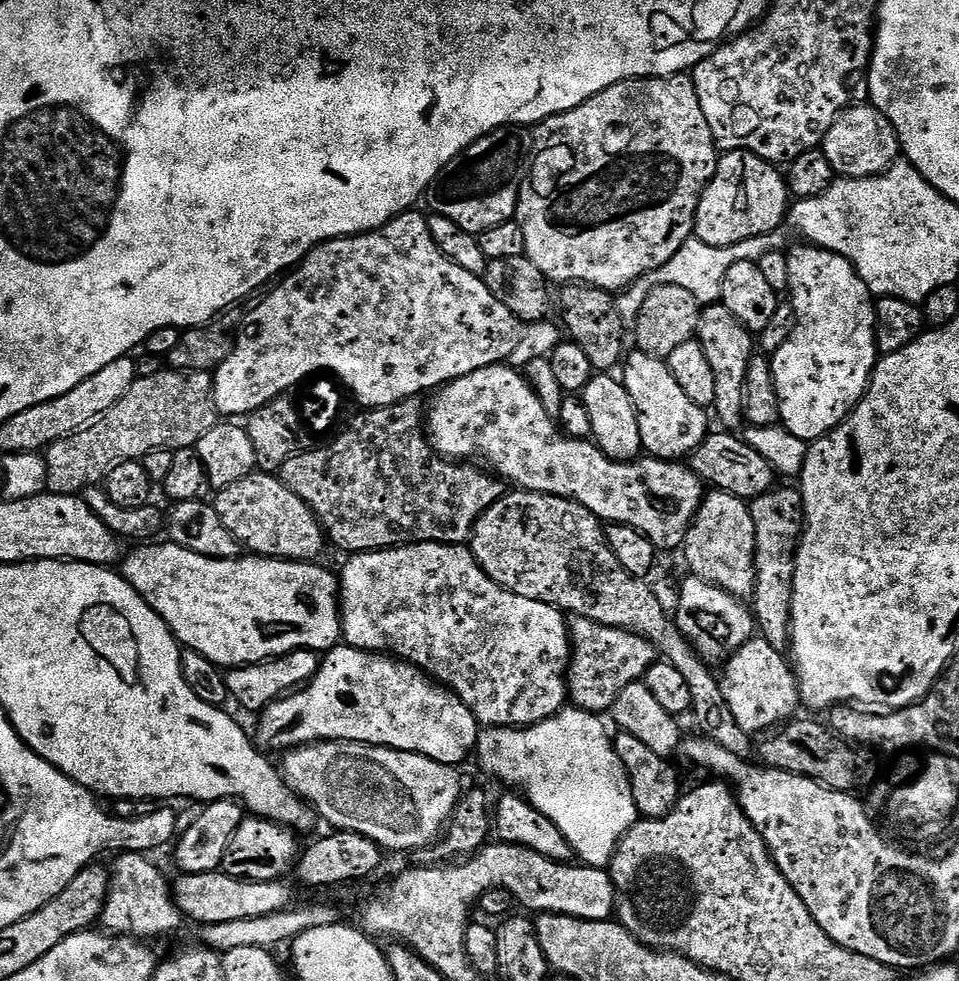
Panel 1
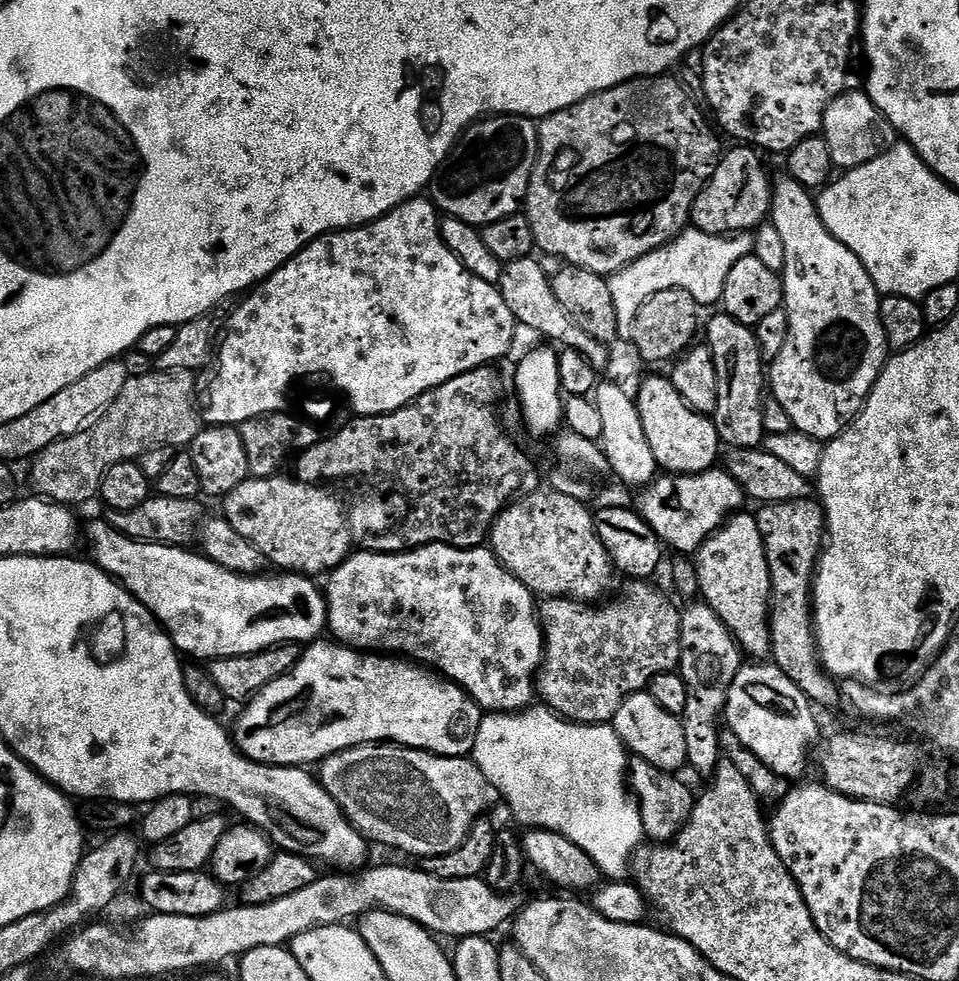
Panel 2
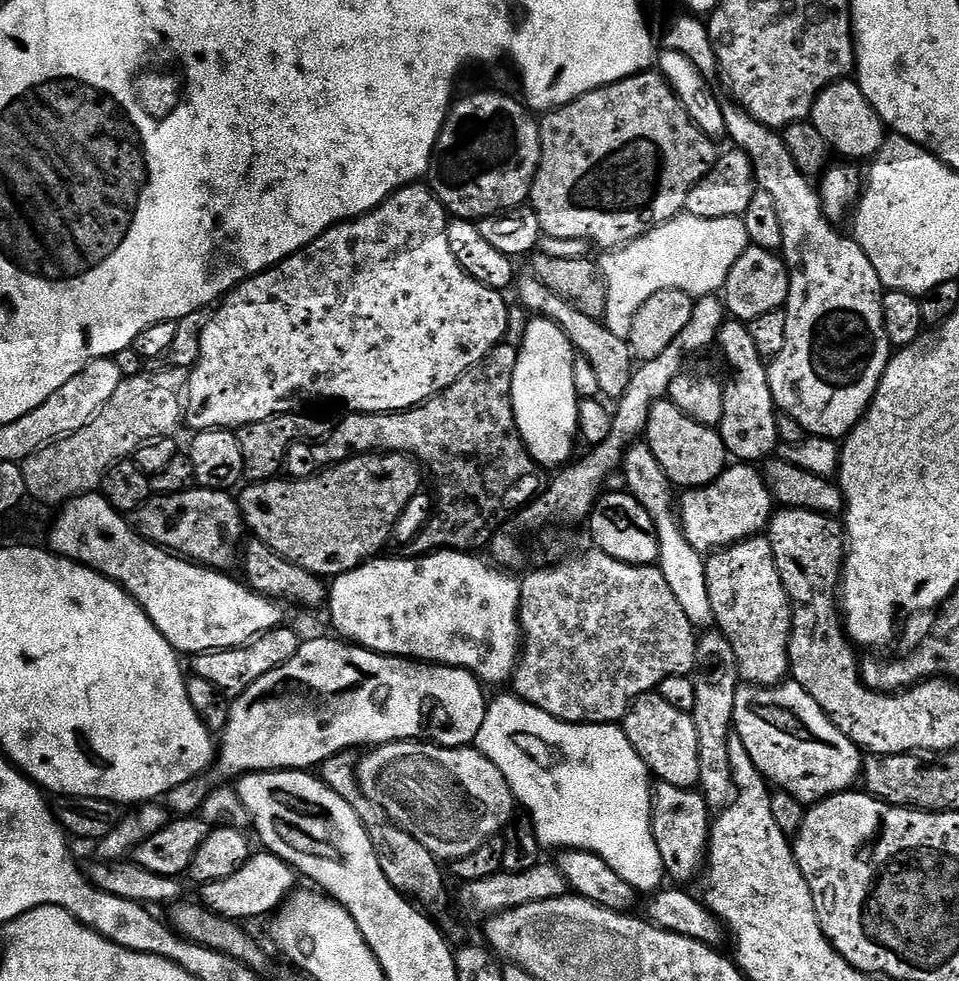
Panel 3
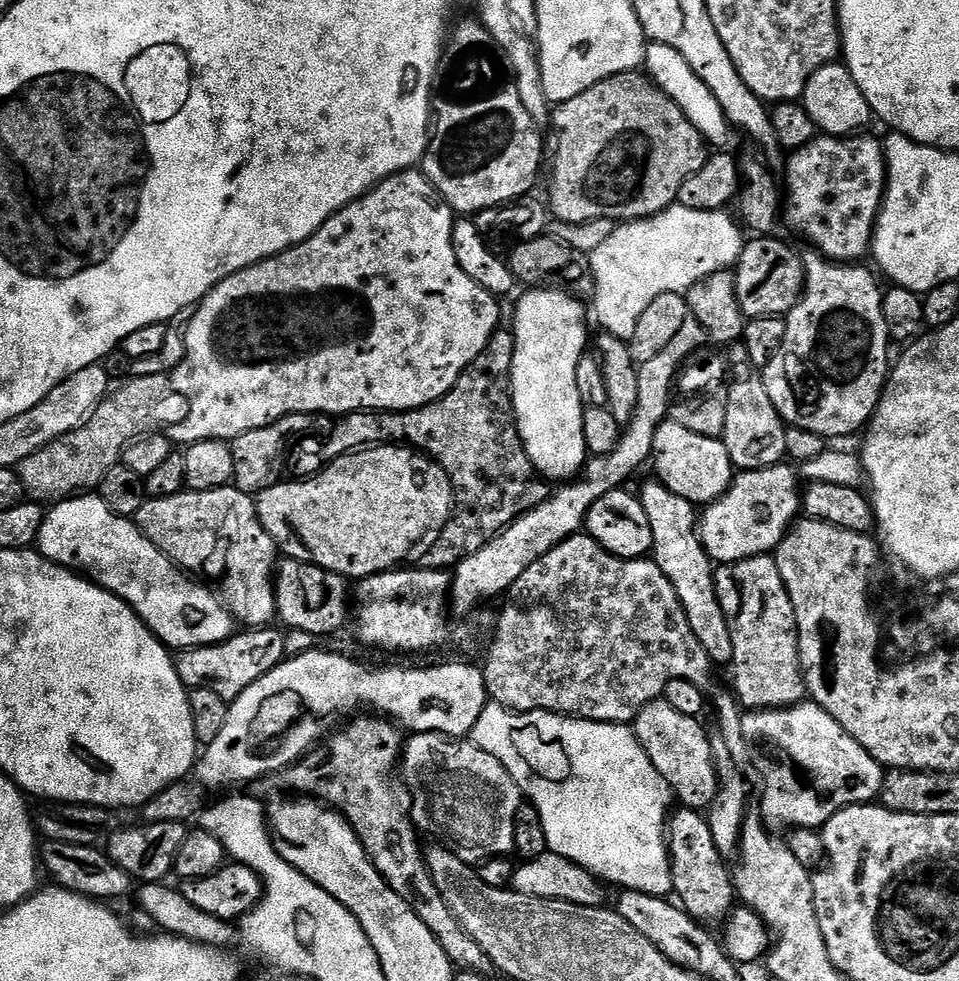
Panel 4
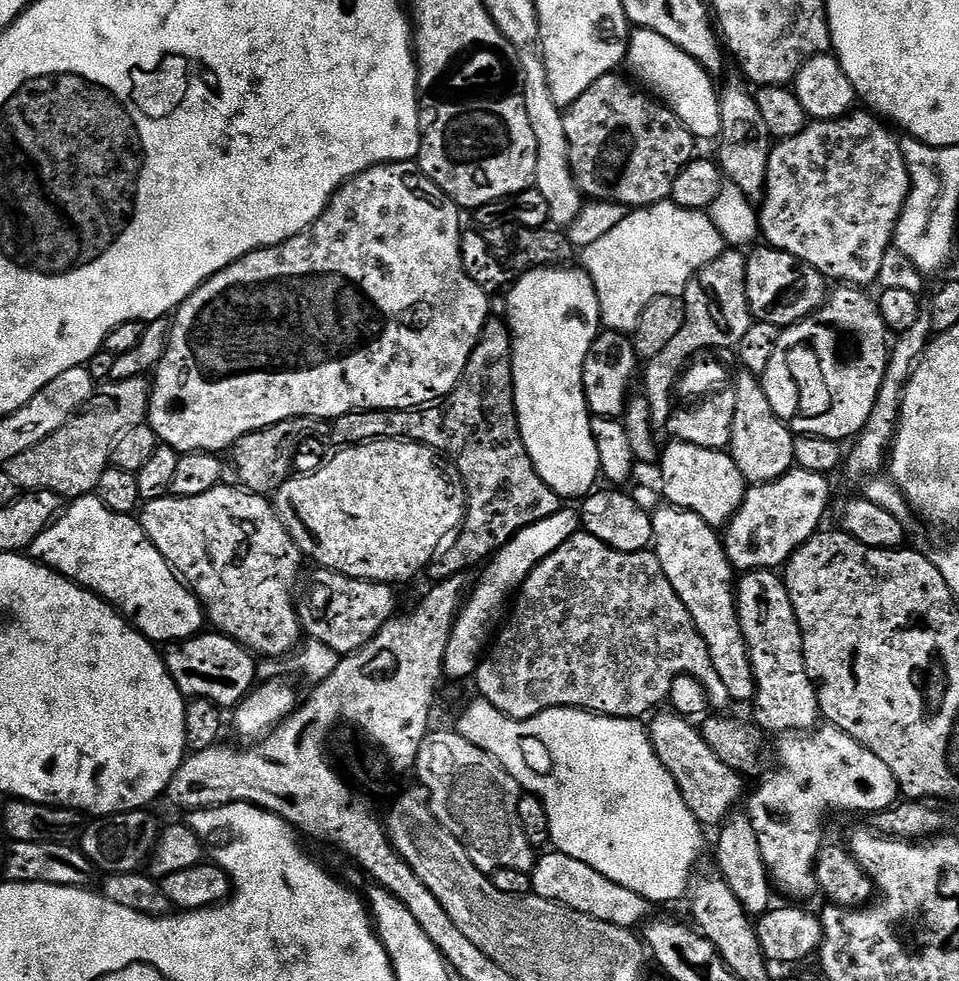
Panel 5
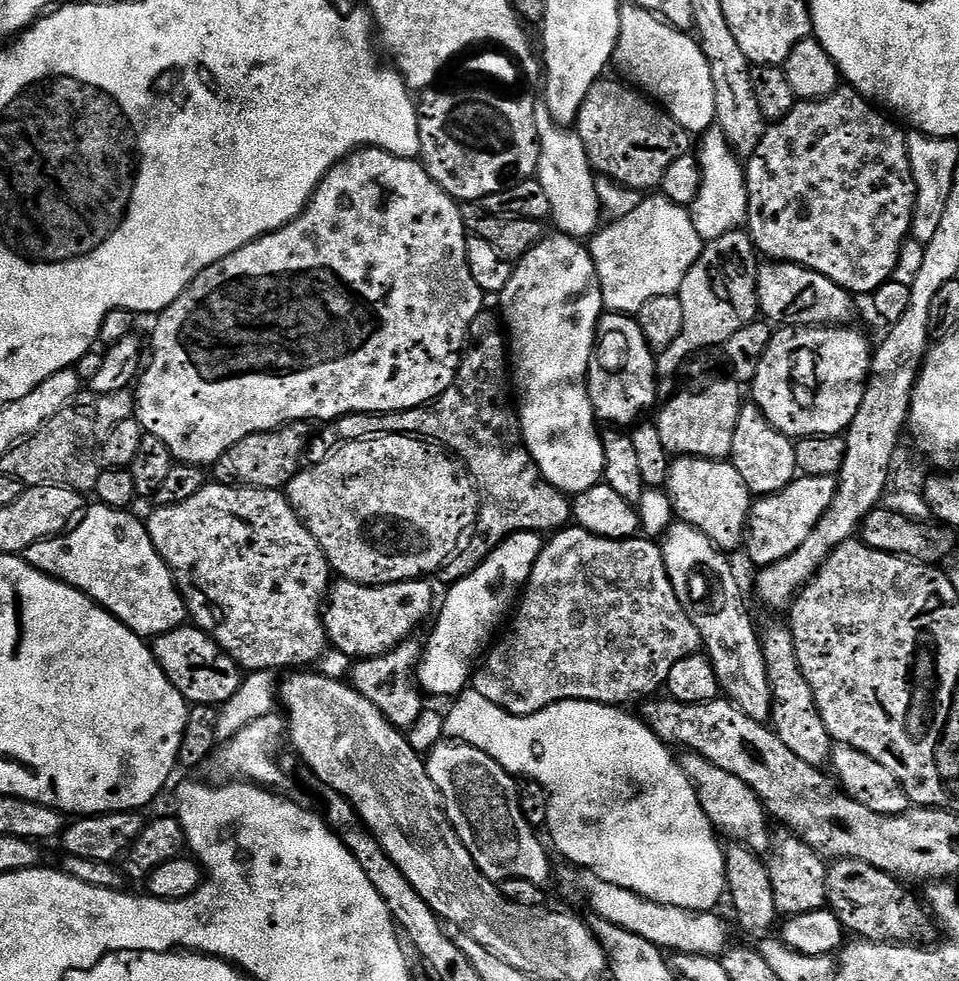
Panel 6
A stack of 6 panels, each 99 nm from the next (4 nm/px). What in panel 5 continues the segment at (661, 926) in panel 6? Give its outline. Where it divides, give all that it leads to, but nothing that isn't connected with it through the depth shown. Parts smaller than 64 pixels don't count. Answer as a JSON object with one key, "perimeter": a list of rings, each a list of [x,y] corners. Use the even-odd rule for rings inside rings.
{"perimeter":[[[549,850],[545,856],[543,853],[537,859],[530,875],[531,895],[546,898],[546,902],[566,906],[578,914],[598,918],[598,922],[610,922],[610,926],[636,930],[653,915],[652,901],[642,898],[642,894],[634,894],[634,890],[626,890],[626,886],[618,886],[618,882],[610,882],[606,874],[598,874],[594,866],[586,866],[586,862],[578,862],[578,858],[570,858],[570,854],[562,854],[555,850]]]}

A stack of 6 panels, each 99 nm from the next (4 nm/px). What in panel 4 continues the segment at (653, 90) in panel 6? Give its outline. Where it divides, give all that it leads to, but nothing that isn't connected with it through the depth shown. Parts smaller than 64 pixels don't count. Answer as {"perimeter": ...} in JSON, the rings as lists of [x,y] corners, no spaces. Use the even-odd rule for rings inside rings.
{"perimeter":[[[649,43],[644,49],[643,67],[650,79],[682,110],[682,114],[686,114],[686,118],[690,118],[690,122],[694,122],[694,126],[698,130],[698,134],[702,134],[705,144],[716,150],[724,150],[729,147],[730,125],[722,106],[718,106],[718,98],[714,98],[714,94],[710,94],[710,86],[706,86],[706,82],[702,82],[702,78],[698,78],[698,74],[694,74],[694,70],[690,70],[690,62],[686,62],[686,58],[682,58],[682,54],[678,54],[678,50],[665,44]]]}

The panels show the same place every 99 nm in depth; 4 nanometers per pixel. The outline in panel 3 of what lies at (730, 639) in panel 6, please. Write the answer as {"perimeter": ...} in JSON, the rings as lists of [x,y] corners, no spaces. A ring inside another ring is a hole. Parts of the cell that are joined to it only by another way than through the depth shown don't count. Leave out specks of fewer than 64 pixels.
{"perimeter":[[[637,442],[624,453],[622,473],[626,490],[635,500],[640,503],[642,510],[650,514],[650,518],[656,527],[658,534],[658,550],[660,558],[658,567],[661,574],[670,585],[670,590],[674,590],[674,598],[678,598],[678,606],[686,613],[686,618],[690,618],[693,628],[697,630],[708,630],[713,627],[712,607],[710,606],[710,594],[706,586],[706,560],[701,553],[686,542],[684,532],[680,528],[677,509],[674,507],[674,485],[666,478],[662,466],[658,466],[658,460],[650,450],[646,442]]]}

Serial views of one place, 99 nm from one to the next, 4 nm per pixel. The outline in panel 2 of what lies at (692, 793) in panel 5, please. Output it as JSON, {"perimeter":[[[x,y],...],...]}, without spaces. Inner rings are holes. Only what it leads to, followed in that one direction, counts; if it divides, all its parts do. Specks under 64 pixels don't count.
{"perimeter":[[[647,690],[628,696],[610,724],[616,729],[618,738],[635,759],[645,760],[650,762],[650,766],[658,766],[658,770],[666,770],[673,774],[679,773],[681,771],[679,768],[688,764],[683,719],[662,710],[662,706],[654,702],[654,698]]]}

